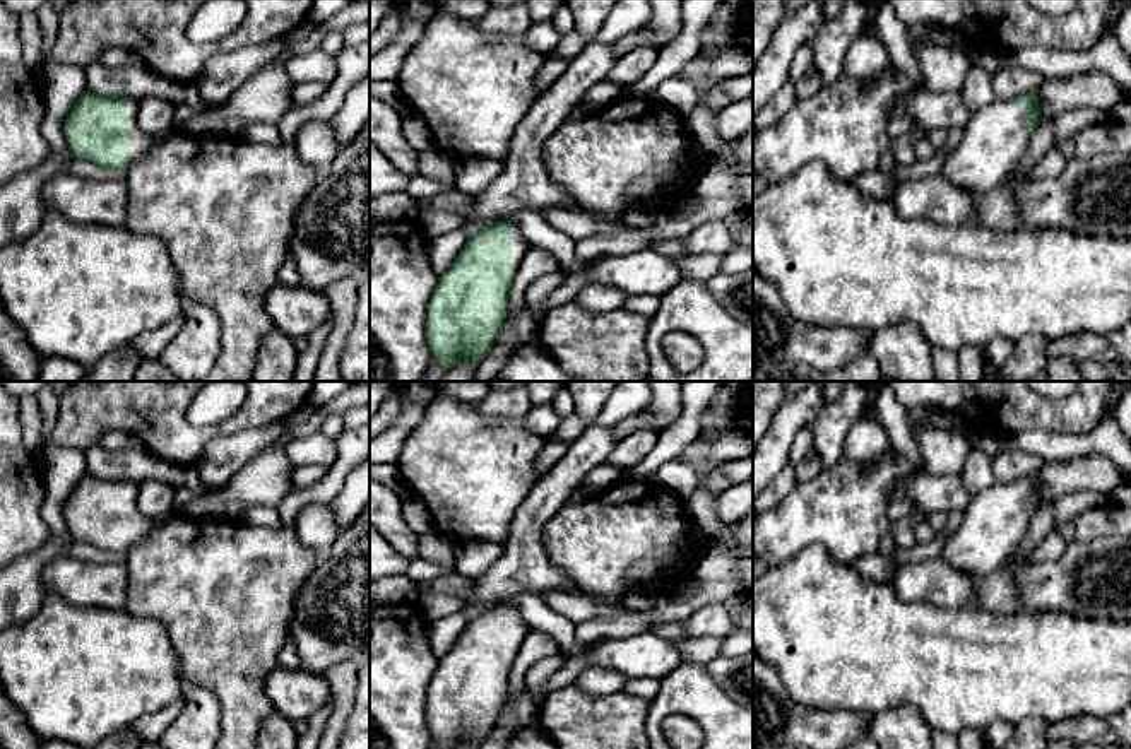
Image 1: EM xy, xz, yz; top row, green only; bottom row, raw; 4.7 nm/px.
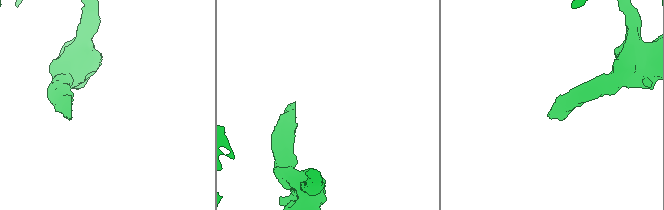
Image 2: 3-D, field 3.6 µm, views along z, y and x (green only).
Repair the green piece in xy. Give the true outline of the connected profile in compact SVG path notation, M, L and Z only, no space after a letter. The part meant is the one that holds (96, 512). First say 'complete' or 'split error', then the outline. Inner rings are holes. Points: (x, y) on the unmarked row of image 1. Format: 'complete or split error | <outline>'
split error | M84 474L63 508L72 540L127 557L152 530L152 518L139 510L137 496L137 484Z

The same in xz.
split error | M488 605L438 658L426 701L428 728L436 746L457 749L488 739L498 725L527 631L517 609Z

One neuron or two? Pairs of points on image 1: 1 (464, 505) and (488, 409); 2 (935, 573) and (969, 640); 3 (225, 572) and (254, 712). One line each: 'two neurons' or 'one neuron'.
1: two neurons
2: two neurons
3: one neuron

